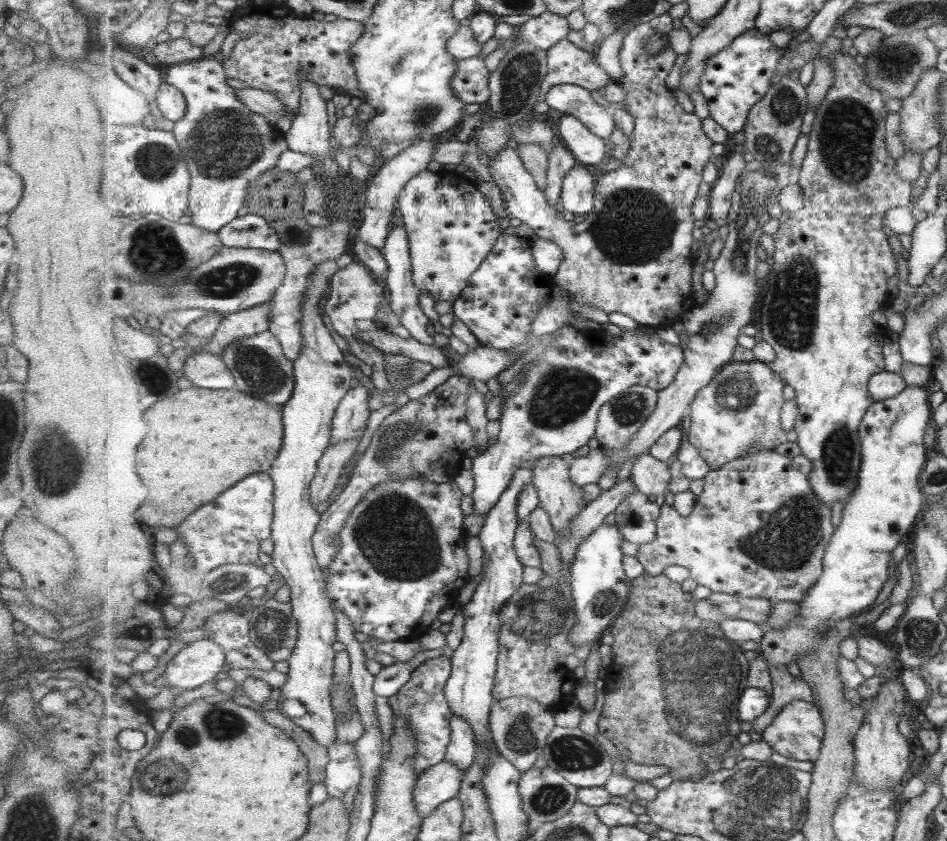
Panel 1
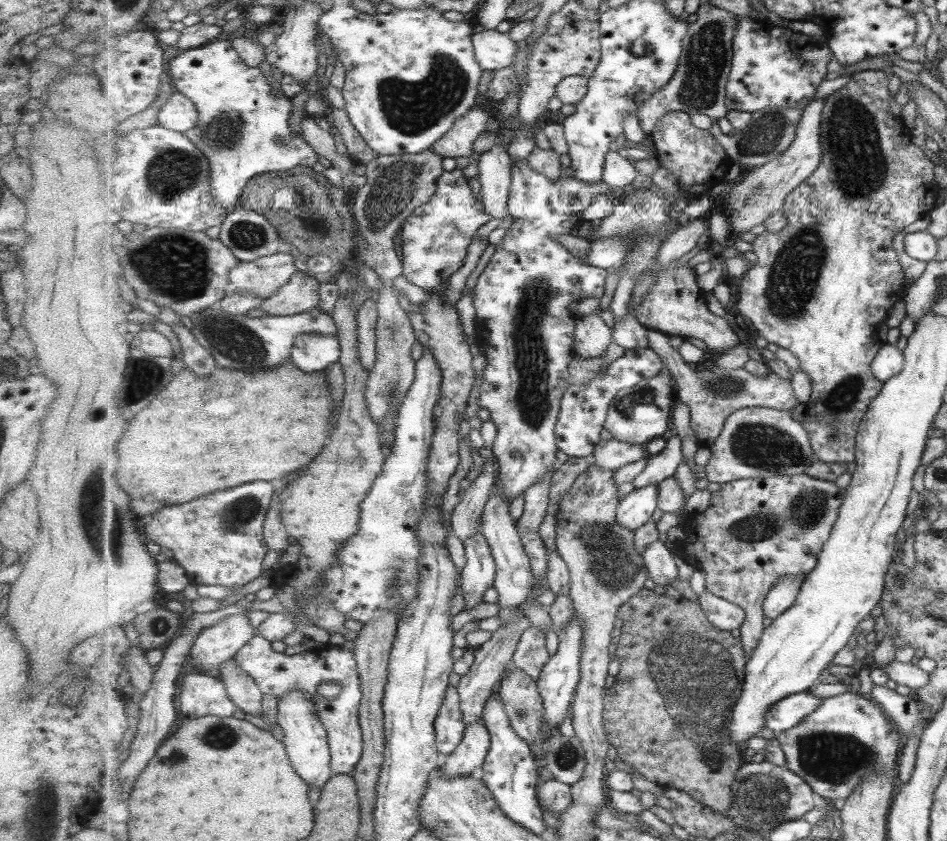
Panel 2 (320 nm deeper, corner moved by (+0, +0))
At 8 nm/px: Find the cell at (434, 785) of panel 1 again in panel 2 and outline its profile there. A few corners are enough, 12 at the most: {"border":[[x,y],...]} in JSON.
{"border":[[484,721],[441,766],[448,777],[478,775],[492,745]]}

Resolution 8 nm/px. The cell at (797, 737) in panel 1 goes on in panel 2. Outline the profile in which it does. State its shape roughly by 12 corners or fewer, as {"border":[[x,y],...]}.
{"border":[[854,690],[778,734],[787,767],[839,810],[903,734]]}

